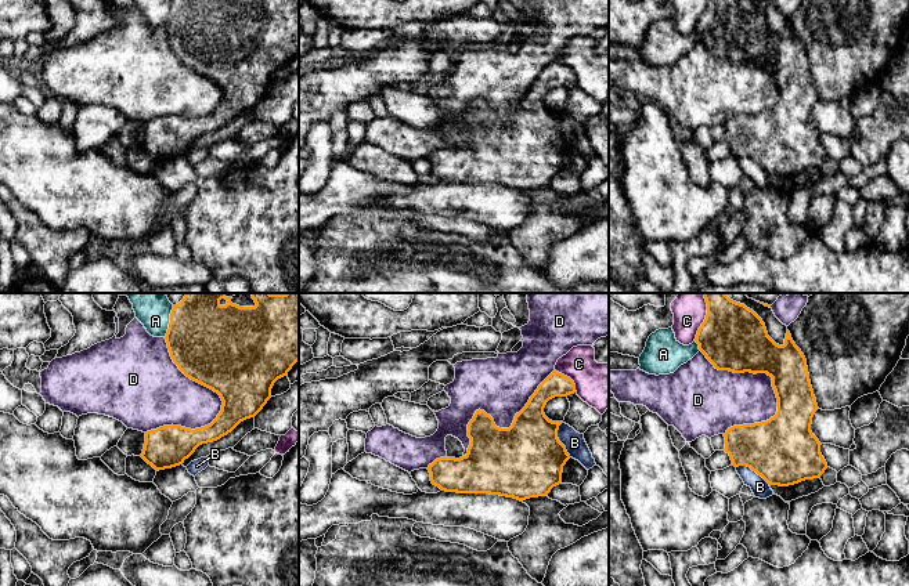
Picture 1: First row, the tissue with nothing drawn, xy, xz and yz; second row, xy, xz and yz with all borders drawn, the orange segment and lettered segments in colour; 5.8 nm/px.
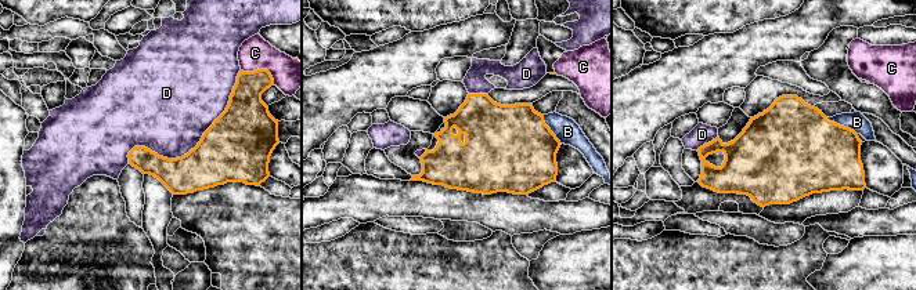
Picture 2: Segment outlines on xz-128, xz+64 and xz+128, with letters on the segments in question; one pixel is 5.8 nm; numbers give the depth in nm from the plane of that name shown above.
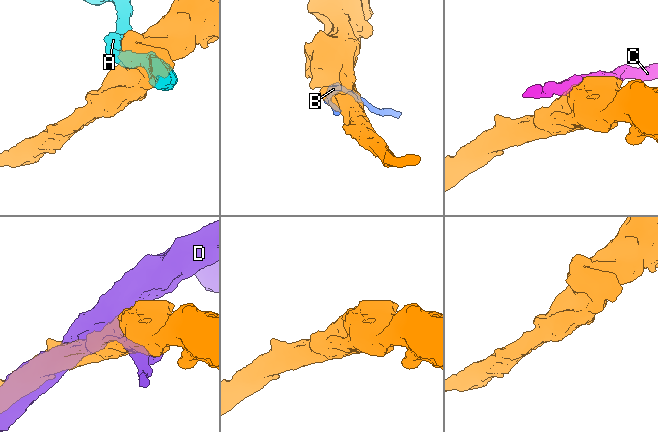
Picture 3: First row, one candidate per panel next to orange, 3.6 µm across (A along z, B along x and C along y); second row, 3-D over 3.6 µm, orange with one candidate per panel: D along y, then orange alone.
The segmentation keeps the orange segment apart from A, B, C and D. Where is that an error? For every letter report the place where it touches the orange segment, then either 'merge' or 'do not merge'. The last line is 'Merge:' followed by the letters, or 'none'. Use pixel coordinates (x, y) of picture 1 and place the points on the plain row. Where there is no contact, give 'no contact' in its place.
A: meets orange in xy at (169, 14); do not merge
B: meets orange in xz at (558, 130); do not merge
C: meets orange in yz at (702, 15); do not merge
D: meets orange in xy at (201, 73); do not merge
Merge: none

